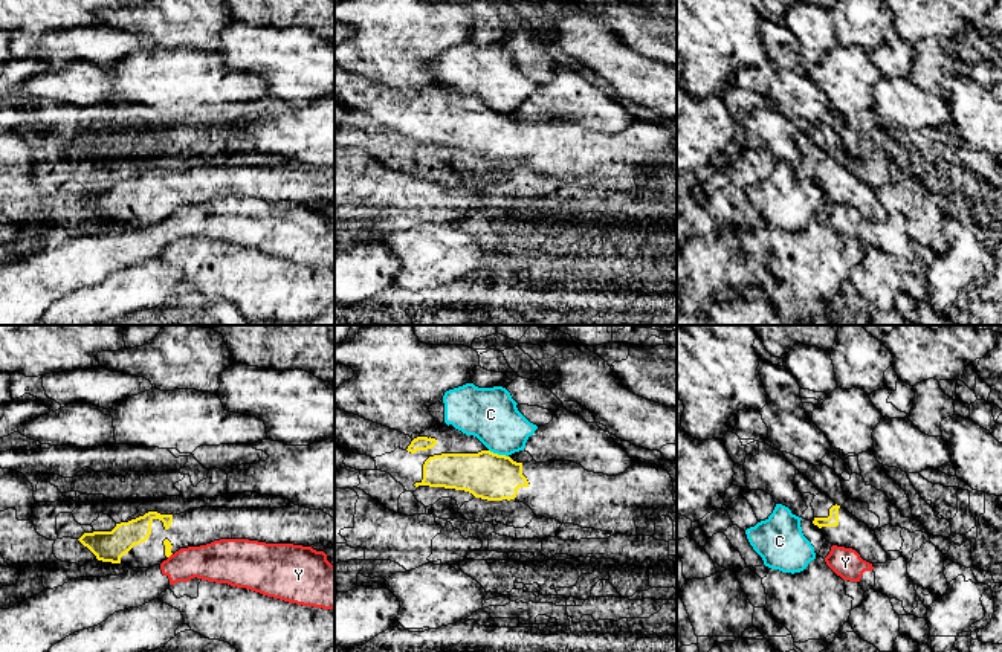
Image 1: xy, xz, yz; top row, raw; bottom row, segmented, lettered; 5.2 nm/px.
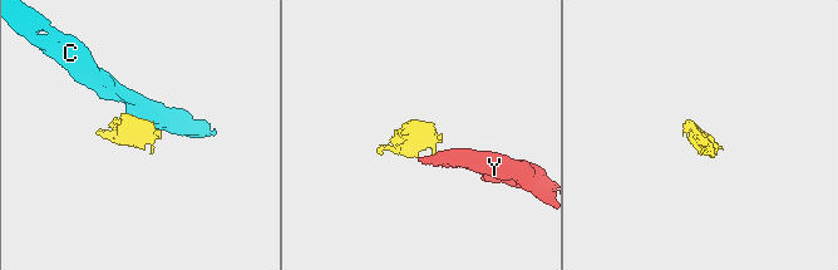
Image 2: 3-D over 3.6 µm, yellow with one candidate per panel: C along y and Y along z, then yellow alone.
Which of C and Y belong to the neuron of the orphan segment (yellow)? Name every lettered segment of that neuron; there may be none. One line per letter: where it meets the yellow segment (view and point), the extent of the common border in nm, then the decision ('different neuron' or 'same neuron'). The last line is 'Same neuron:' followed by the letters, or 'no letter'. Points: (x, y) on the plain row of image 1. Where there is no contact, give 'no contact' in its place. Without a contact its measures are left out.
C: xz (497, 112) | 110 nm | different neuron
Y: xy (170, 213) | 40 nm | different neuron
Same neuron: no letter

